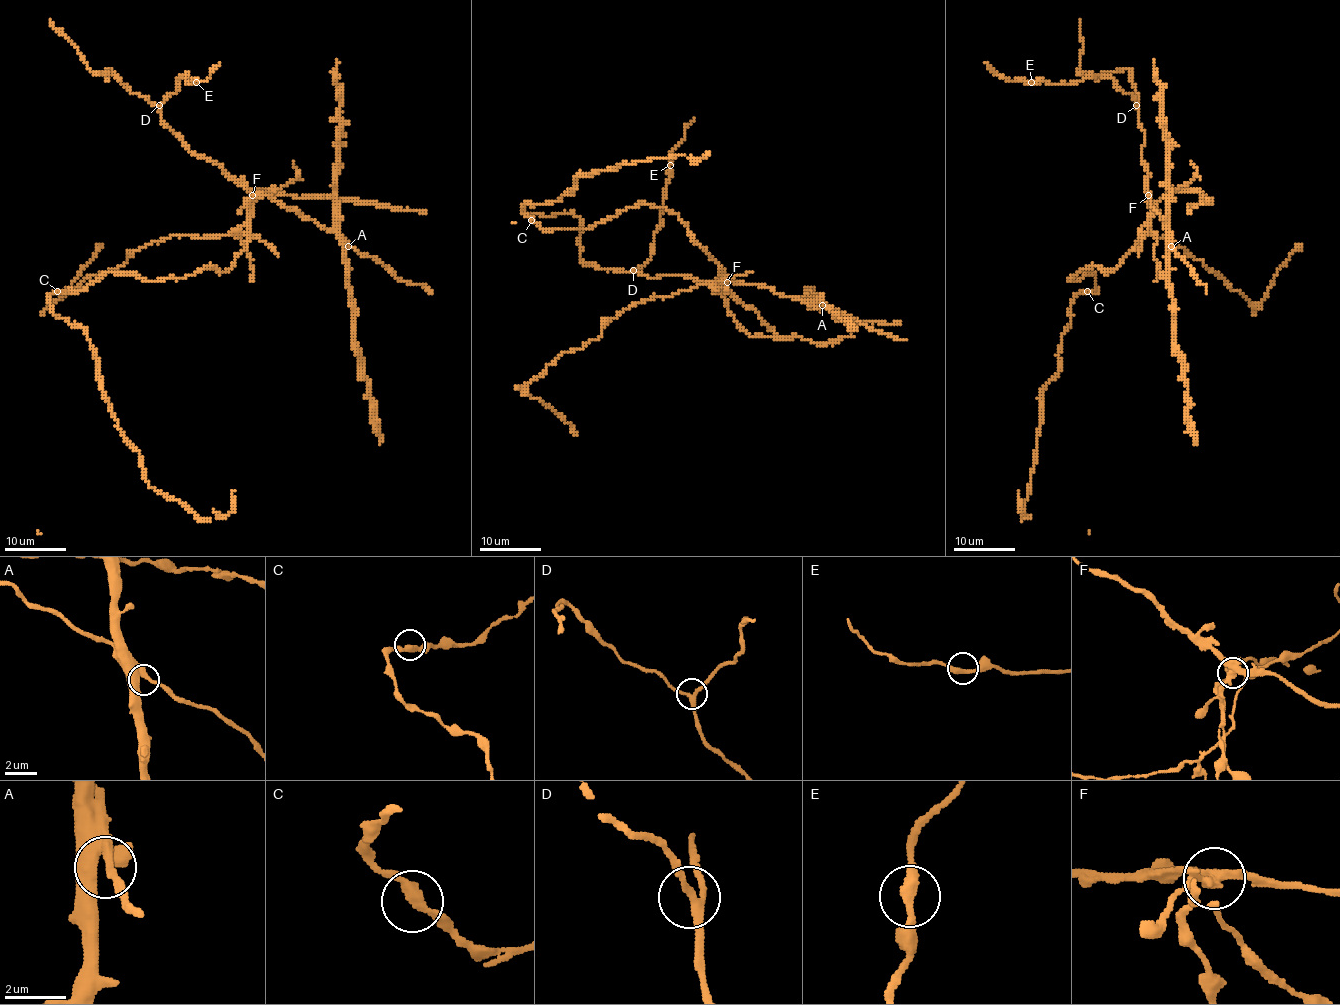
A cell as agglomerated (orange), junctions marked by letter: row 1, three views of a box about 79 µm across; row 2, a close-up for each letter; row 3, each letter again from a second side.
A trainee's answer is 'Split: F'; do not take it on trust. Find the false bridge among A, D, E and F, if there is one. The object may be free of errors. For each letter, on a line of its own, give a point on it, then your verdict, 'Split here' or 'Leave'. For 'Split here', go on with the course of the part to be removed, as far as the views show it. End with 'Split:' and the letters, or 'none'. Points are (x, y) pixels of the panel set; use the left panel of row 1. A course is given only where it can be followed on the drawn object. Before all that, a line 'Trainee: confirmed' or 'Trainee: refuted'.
Trainee: confirmed
A: Place: (348, 246). Leave
D: Place: (159, 105). Leave
E: Place: (196, 82). Leave
F: Place: (252, 195). Split here. Course of the part to remove: (252, 196), (246, 246), (223, 273), (105, 273), (48, 294), (88, 336), (148, 485), (203, 519), (234, 491)
Split: F

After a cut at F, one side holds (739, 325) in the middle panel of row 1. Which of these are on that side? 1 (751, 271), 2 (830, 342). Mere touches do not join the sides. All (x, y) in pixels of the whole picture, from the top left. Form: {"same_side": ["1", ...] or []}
{"same_side": ["1", "2"]}

